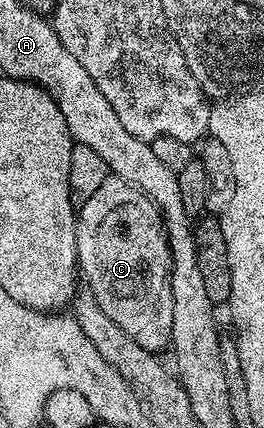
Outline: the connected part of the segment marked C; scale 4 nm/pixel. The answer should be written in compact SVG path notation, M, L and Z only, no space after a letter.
M107 177L104 185L100 185L100 189L96 189L96 193L92 193L92 197L88 197L88 201L84 201L76 211L78 224L76 225L76 257L78 258L78 269L80 279L83 284L90 286L88 291L89 298L96 301L96 305L100 305L100 309L104 309L104 313L108 317L112 317L112 321L116 321L116 325L120 325L120 329L124 329L124 333L128 333L128 337L132 337L132 341L136 341L136 345L144 345L144 349L155 353L162 353L170 347L170 334L172 333L172 285L170 284L170 246L166 240L166 233L162 225L162 214L158 212L158 207L137 187L133 187L128 181L117 177Z

